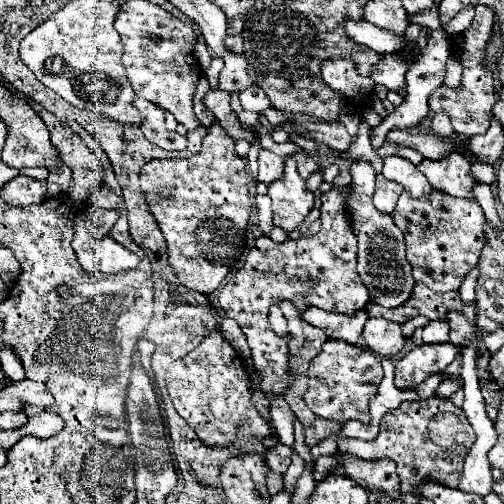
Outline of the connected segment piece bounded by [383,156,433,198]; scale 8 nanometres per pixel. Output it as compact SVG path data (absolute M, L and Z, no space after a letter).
M397 156L385 158L383 176L387 180L399 182L403 188L409 188L411 196L415 196L415 198L419 198L425 192L433 192L433 186L427 184L427 178L417 170L417 166L403 158L397 158Z

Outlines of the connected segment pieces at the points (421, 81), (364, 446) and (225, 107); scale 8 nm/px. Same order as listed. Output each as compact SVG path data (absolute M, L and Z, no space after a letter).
M427 76L425 78L407 78L407 96L401 106L395 108L379 126L372 128L370 140L374 150L378 149L385 142L386 135L395 128L415 128L419 126L427 116L429 116L429 106L427 106L427 92L435 90L435 80Z
M429 398L419 402L403 402L397 410L387 412L381 418L381 432L373 442L361 442L355 438L341 438L337 448L341 454L351 454L361 460L389 458L397 464L397 476L401 480L401 494L417 498L419 486L427 480L457 488L463 474L463 460L475 442L475 432L467 422L461 408L447 398Z
M218 89L209 90L209 92L205 94L205 98L203 98L203 106L209 108L209 110L217 116L219 124L225 128L225 132L227 132L233 140L247 140L247 142L253 144L253 142L255 142L253 132L249 132L249 130L245 130L245 128L241 126L239 118L237 118L235 112L231 110L230 100L231 93L229 92L223 92Z

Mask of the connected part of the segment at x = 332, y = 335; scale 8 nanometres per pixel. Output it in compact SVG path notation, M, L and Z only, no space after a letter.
M307 308L307 312L301 318L305 322L321 328L325 332L327 340L345 340L345 342L357 346L365 320L369 316L361 316L361 312L357 312L353 316L333 316L327 312L321 314L319 308Z

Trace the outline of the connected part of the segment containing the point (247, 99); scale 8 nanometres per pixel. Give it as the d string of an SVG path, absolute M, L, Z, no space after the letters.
M251 86L251 88L243 90L243 92L239 92L239 98L241 98L241 106L243 106L245 110L265 112L265 110L271 106L267 94L265 94L259 86Z

